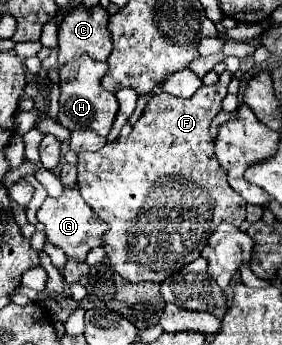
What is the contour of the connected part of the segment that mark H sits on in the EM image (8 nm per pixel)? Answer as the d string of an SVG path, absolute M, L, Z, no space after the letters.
M79 56L73 62L69 62L67 66L59 68L59 76L61 76L59 122L67 130L93 130L103 138L109 134L111 124L113 124L117 110L119 110L119 102L117 102L115 94L103 90L101 78L105 74L107 74L107 64L97 62L89 56Z

